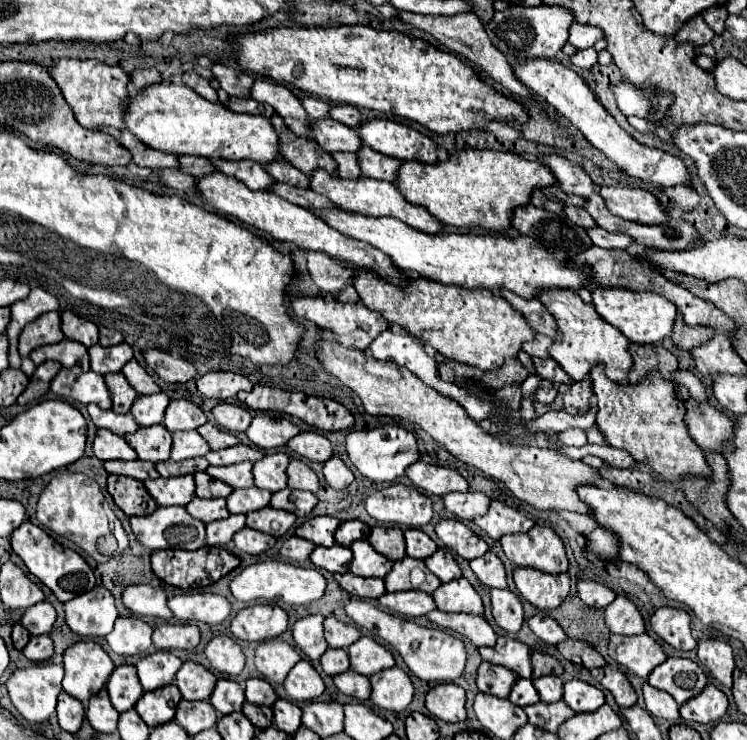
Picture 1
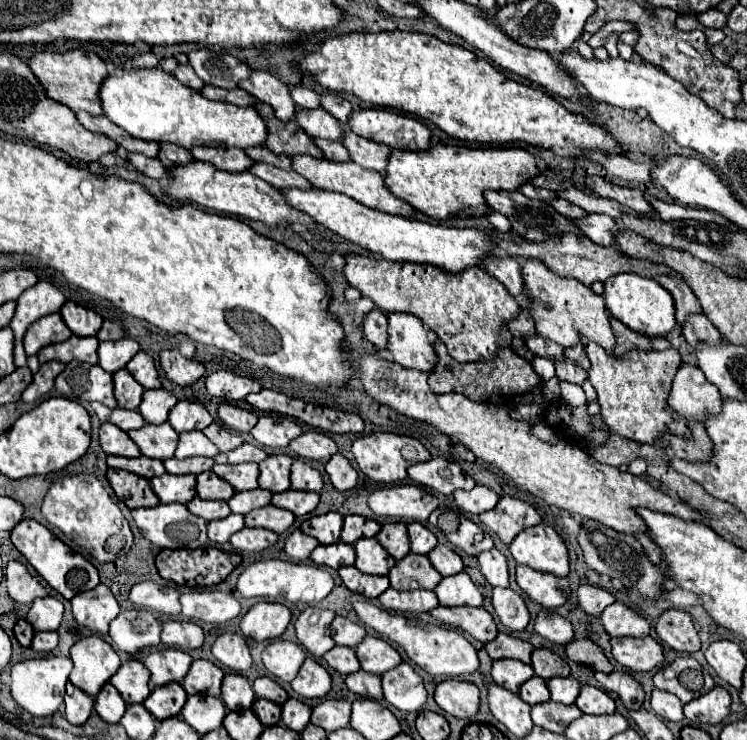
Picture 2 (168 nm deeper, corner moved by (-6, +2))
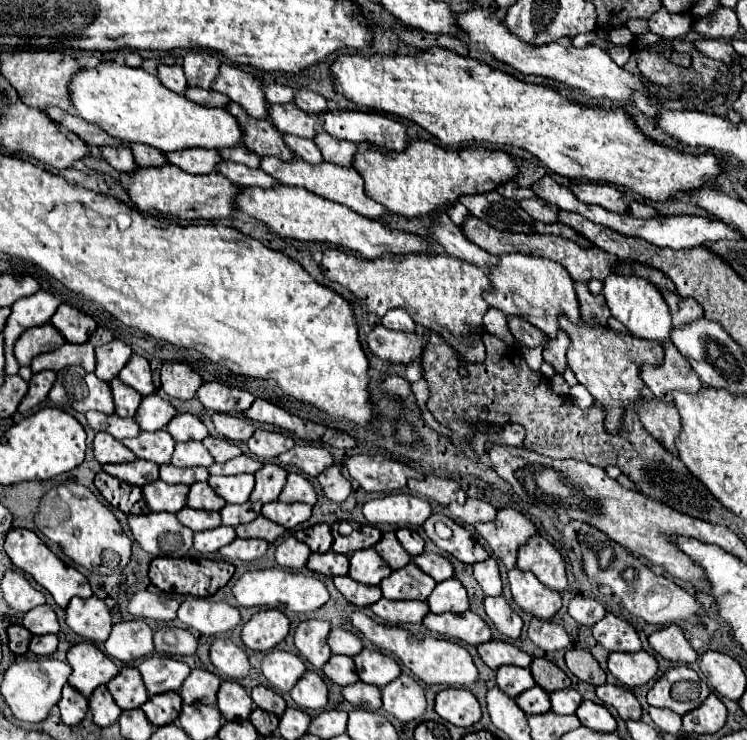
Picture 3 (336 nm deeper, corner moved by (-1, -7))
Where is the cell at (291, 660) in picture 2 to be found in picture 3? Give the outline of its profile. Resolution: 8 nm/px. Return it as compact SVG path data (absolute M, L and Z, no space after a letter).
M271 650L263 658L263 676L273 684L277 690L291 690L297 680L305 674L305 664L297 654L283 652L283 650Z

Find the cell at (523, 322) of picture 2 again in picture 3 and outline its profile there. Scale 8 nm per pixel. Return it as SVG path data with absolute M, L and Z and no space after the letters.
M497 308L487 310L487 314L483 314L483 326L485 326L485 330L487 330L489 334L499 336L499 338L501 338L503 342L507 342L509 346L515 342L513 334L511 334L509 328L507 328L507 318L505 318L505 314L503 314L501 310L497 310Z

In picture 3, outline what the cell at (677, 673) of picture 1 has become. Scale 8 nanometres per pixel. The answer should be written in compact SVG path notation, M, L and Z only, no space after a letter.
M673 666L649 690L647 702L657 708L669 708L683 716L699 708L709 694L709 686L695 670L689 666Z

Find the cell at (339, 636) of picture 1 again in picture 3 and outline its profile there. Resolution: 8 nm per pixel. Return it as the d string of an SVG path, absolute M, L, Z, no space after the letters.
M331 628L327 642L329 642L329 648L333 650L333 654L355 656L363 650L363 644L361 644L359 636L355 636L349 630L343 630L343 628Z

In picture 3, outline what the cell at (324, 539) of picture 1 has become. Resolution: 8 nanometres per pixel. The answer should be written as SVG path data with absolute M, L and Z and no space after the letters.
M327 524L309 526L309 528L301 530L301 532L297 532L297 538L301 542L305 542L313 552L329 552L331 544L333 544L331 528Z

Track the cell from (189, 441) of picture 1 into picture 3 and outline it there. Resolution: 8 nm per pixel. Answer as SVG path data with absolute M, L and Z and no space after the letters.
M189 440L189 442L179 442L175 444L175 452L173 452L173 460L171 464L187 468L187 466L205 466L209 468L213 464L213 456L207 452L207 448L201 442Z

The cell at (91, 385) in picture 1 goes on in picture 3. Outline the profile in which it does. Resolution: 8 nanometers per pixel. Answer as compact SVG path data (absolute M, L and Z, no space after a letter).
M67 366L57 372L49 400L57 406L69 406L83 414L89 410L103 414L113 412L111 386L99 380L95 374L85 372L81 366Z

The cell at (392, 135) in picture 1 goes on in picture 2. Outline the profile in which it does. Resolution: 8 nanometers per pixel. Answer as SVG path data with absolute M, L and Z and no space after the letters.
M360 109L352 113L348 123L356 135L382 143L390 149L430 149L432 133L428 131L428 127L404 113L388 109Z

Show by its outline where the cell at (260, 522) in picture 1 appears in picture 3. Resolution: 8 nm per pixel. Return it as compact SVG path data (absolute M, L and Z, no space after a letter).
M259 516L249 524L237 526L235 532L237 532L237 538L261 538L261 540L273 542L285 532L285 528L271 522L271 520L267 520L267 518L263 518L263 516Z

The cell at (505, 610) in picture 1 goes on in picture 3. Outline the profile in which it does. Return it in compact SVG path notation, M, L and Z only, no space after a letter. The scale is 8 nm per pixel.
M503 596L485 598L485 612L501 634L505 634L507 638L519 638L523 620L519 618L519 614L515 614L511 610L511 606L507 604L507 600Z

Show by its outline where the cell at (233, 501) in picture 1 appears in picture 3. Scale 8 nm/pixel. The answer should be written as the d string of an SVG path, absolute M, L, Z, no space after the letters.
M243 502L243 504L227 504L221 510L221 520L227 526L239 526L255 520L261 514L261 502Z

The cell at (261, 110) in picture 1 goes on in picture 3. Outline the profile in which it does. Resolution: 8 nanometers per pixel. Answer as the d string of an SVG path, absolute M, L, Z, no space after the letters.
M199 86L195 88L187 88L185 90L185 98L189 98L191 102L199 104L199 106L215 106L215 108L225 108L229 104L229 98L225 94L219 94L215 90L203 90Z

